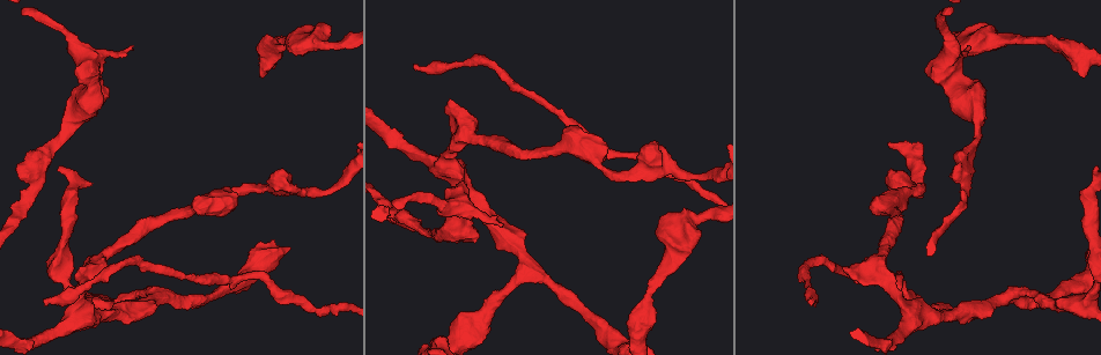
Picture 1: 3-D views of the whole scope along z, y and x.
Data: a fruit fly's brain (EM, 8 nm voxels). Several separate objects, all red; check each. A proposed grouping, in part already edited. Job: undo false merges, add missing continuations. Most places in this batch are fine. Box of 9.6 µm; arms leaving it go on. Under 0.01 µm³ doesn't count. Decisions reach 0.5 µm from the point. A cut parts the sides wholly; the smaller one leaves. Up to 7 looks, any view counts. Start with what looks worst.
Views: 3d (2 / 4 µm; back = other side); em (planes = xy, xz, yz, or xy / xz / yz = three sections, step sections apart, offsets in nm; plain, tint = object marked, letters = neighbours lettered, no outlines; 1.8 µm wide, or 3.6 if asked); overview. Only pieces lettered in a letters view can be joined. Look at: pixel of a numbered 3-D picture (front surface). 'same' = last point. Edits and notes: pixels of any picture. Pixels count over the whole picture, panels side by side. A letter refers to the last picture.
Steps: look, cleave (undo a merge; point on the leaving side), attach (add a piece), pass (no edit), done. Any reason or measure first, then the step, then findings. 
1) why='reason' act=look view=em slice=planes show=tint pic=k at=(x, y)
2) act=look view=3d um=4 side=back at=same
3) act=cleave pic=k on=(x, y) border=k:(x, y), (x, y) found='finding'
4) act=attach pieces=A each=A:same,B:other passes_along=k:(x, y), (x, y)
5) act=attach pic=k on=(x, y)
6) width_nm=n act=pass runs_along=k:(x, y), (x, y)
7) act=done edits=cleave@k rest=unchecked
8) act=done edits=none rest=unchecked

why='free end' act=look view=em slice=planes show=letters pic=1 at=(131, 45)

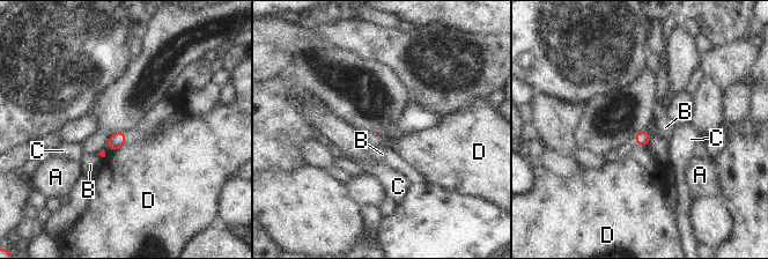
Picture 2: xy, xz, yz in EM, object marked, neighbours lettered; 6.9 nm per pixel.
act=pass each=A:other,B:other,C:other,D:other border=2:(124, 145), (112, 150) found='no lettered piece goes on from it'

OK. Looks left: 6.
why='free end' act=look view=em slice=planes show=tint pic=1 at=(390, 208)

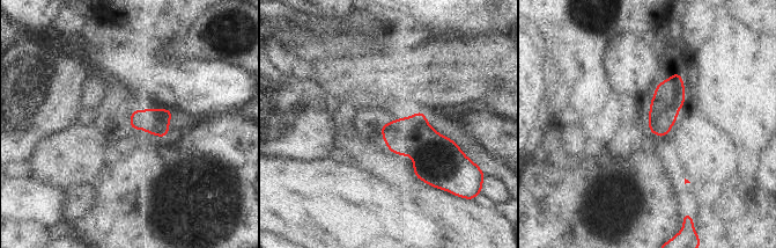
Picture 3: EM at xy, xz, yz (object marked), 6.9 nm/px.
why='see the neighbours' act=look view=em slice=planes show=letters at=same

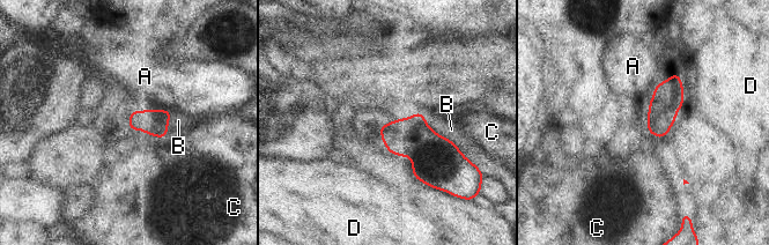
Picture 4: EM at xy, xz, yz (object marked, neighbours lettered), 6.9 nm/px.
width_nm=170 act=pass each=A:other,B:other,C:other,D:other border=4:(130, 130), (165, 136) found='none of them fits'

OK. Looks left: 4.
why='branch stops here' act=look view=3d um=2 pic=1 at=(392, 203)

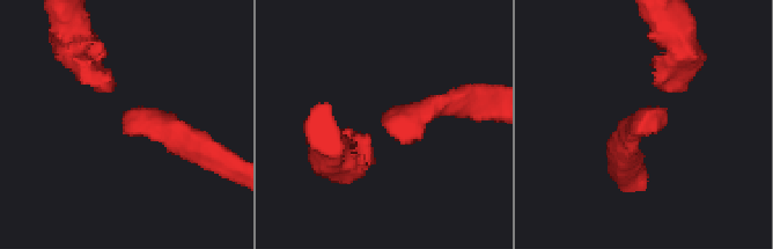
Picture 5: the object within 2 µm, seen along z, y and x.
act=look view=em um=3.6 slice=yz step=4 show=letters pic=5 at=(649, 109)

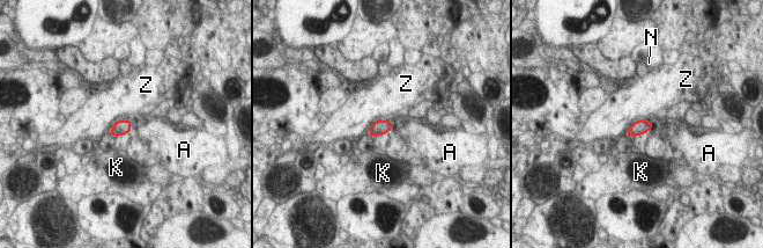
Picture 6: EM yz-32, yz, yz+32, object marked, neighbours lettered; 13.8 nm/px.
act=look view=em um=3.6 slice=planes show=letters at=same

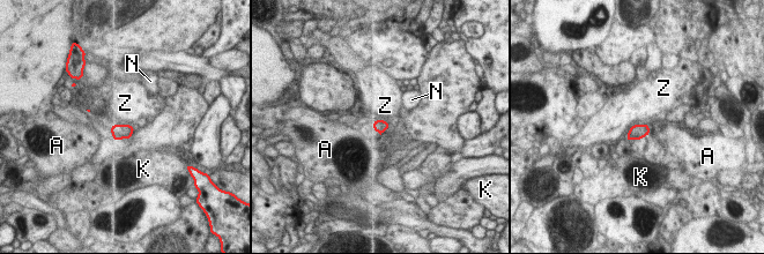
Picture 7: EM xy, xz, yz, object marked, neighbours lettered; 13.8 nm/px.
act=pass each=A:other,K:other,N:other,Z:other border=7:(388, 122), (377, 119), (372, 128) found='no lettered piece goes on from it'

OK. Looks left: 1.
act=done edits=none rest=unchecked

